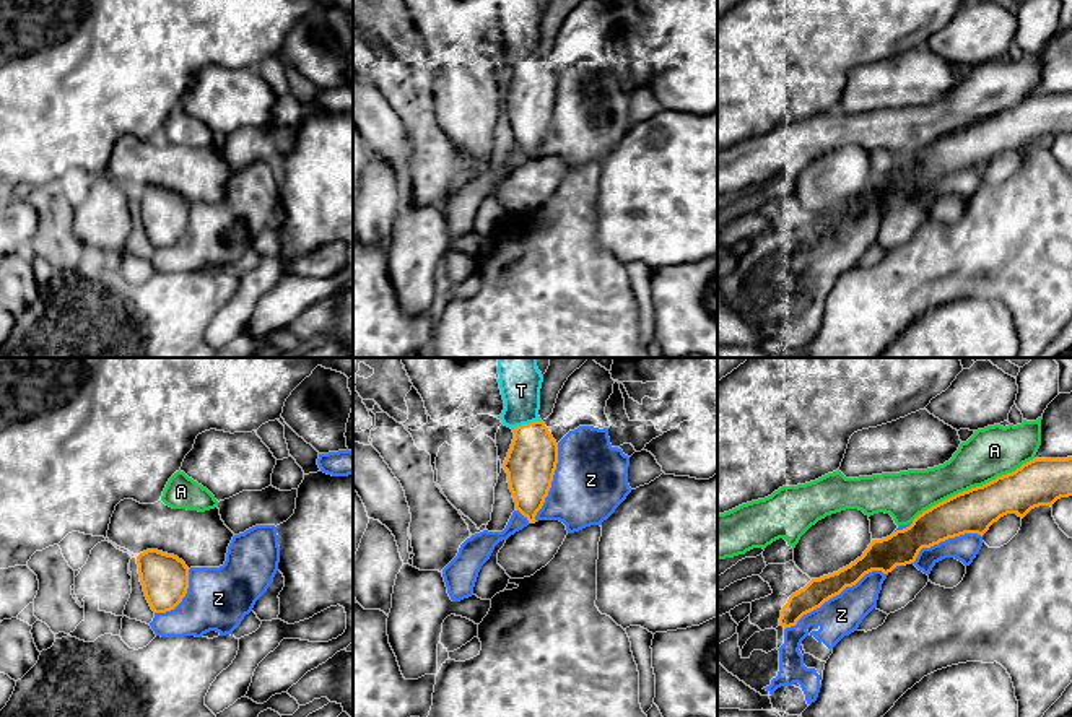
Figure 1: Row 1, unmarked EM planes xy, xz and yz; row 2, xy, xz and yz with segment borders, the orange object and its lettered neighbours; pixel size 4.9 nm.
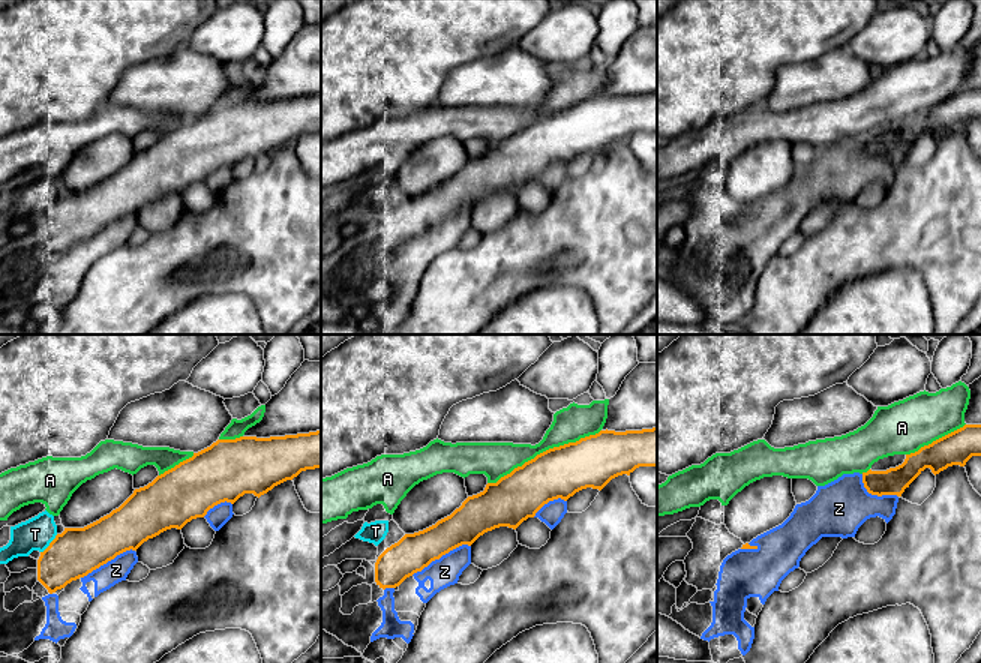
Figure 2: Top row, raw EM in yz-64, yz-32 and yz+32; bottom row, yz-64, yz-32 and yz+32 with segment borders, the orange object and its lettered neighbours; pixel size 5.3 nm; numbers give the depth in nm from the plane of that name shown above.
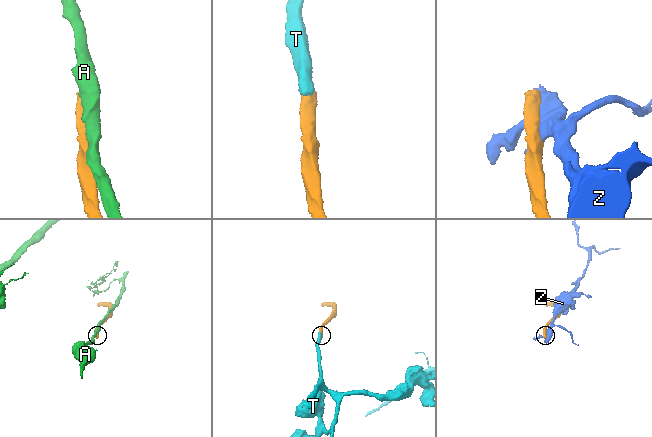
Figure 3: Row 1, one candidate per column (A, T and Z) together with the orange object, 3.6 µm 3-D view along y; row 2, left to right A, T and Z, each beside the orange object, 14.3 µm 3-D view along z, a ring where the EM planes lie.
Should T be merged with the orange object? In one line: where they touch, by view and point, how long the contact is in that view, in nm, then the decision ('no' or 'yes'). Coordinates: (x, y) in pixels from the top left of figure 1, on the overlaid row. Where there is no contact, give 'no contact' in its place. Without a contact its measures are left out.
meets orange in xz at (526, 425); contact 150 nm long; yes

